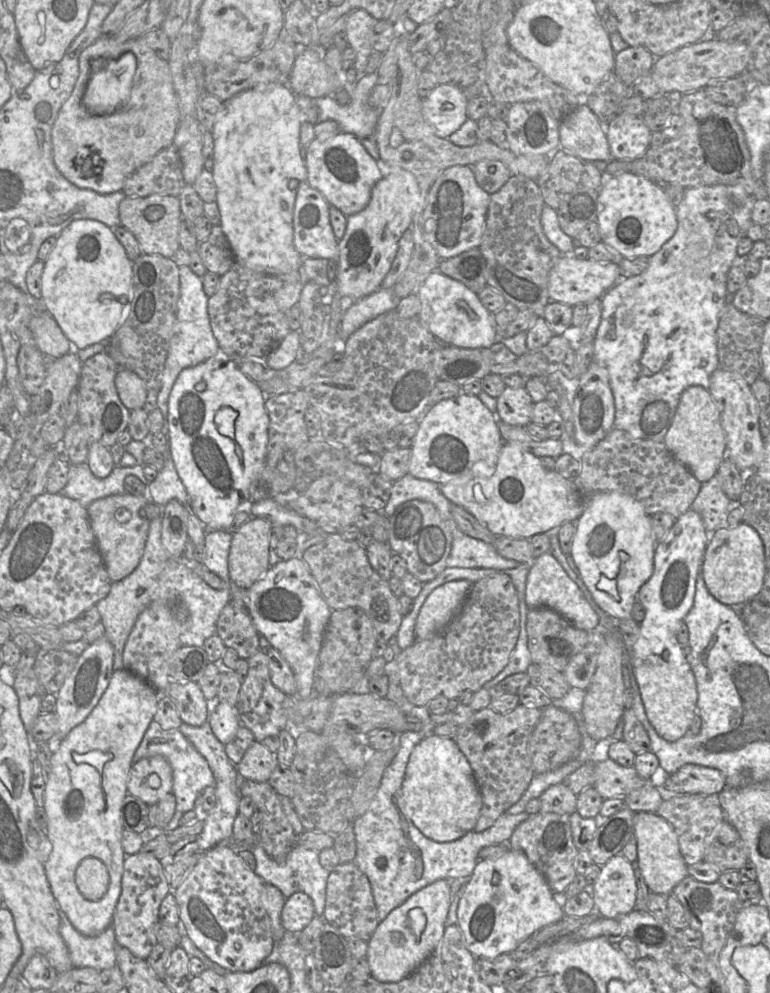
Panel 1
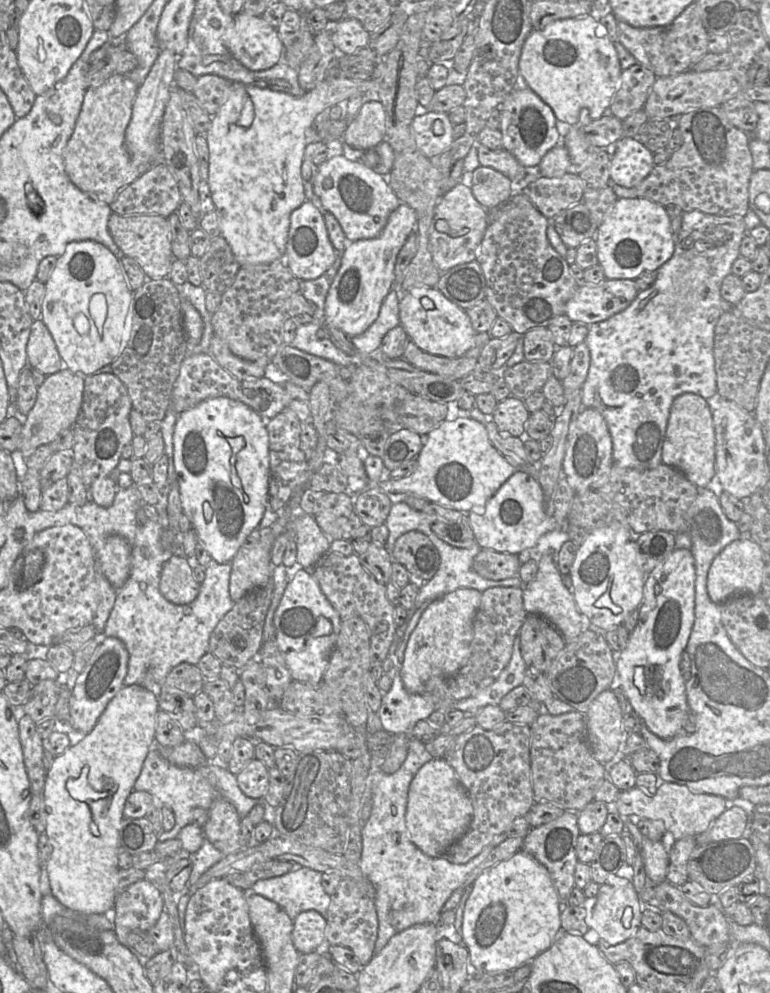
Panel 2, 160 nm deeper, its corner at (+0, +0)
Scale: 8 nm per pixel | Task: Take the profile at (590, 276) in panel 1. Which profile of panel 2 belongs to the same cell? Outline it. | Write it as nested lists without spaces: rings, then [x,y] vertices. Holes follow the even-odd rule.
[[[604,279],[598,284],[580,282],[566,303],[565,314],[572,322],[591,325],[625,310],[637,297],[632,279]]]

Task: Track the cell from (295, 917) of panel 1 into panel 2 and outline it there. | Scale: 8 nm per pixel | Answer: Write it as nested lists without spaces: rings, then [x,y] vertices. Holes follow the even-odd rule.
[[[301,912],[293,921],[292,940],[300,954],[307,954],[322,948],[325,943],[327,920],[319,912]]]

